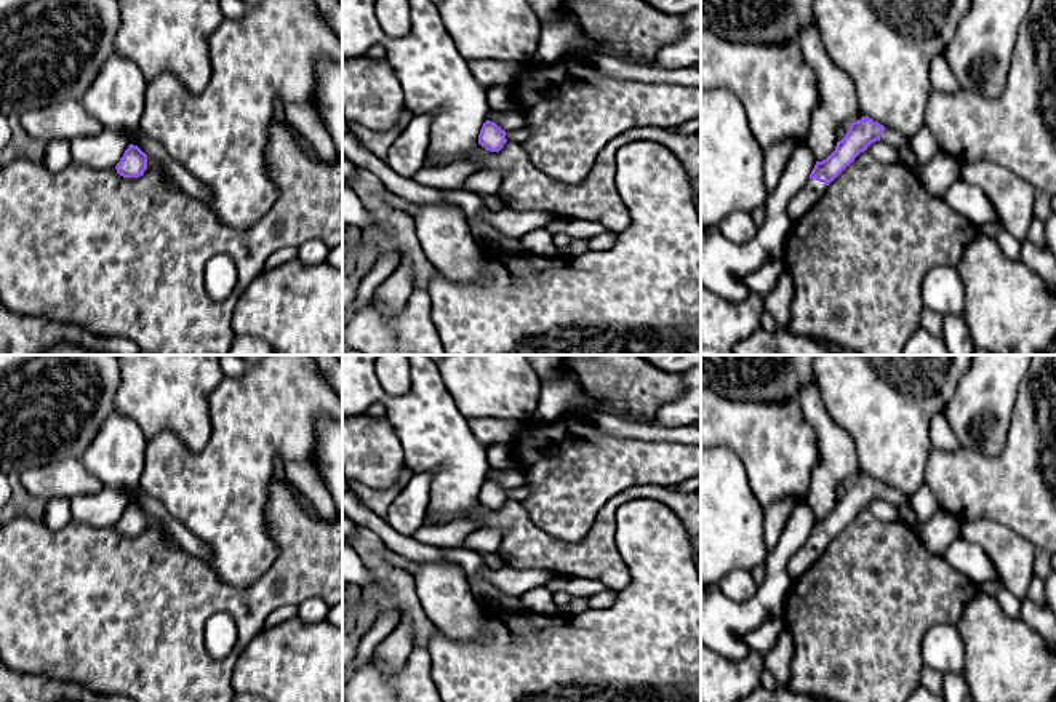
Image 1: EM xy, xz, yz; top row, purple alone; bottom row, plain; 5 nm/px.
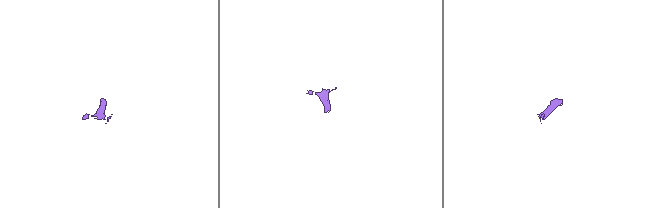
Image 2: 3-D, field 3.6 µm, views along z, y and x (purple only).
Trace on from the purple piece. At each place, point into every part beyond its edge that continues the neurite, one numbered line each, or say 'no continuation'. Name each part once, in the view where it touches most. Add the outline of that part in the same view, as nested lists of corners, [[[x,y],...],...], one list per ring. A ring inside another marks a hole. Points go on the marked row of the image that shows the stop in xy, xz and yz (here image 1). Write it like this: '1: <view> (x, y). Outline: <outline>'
1: yz (893, 138). Outline: [[[885,128],[880,136],[880,141],[891,146],[894,150],[898,150],[902,146],[907,146],[907,139],[907,136],[901,134],[898,130],[893,128]]]
2: yz (812, 191). Outline: [[[808,179],[806,184],[795,193],[787,206],[787,216],[792,224],[797,224],[810,208],[821,198],[827,185],[816,179]]]

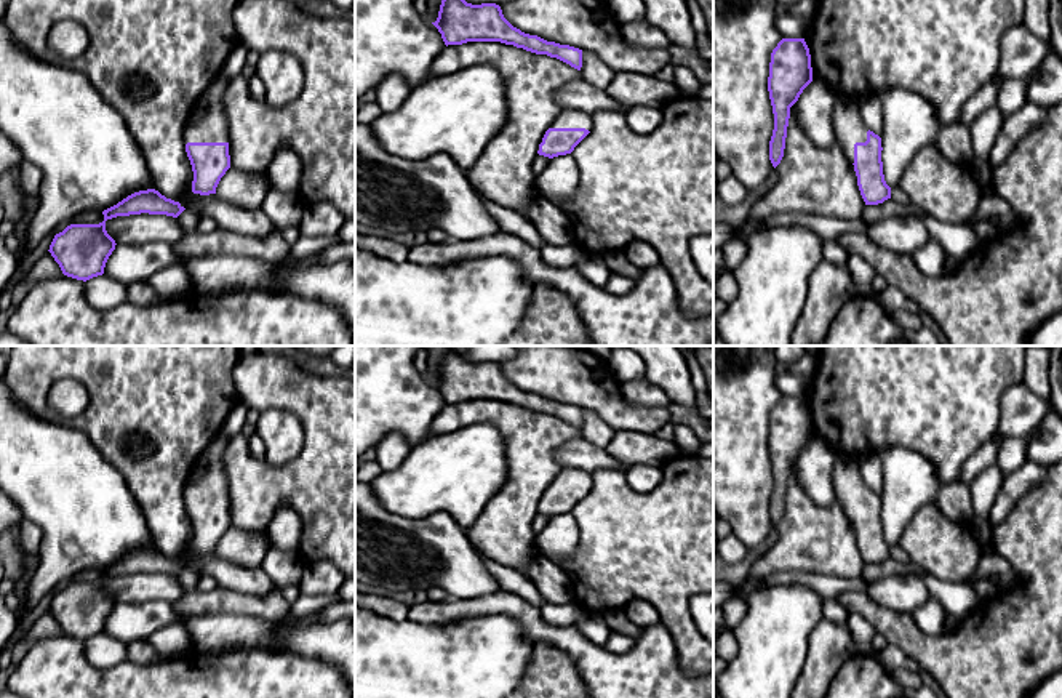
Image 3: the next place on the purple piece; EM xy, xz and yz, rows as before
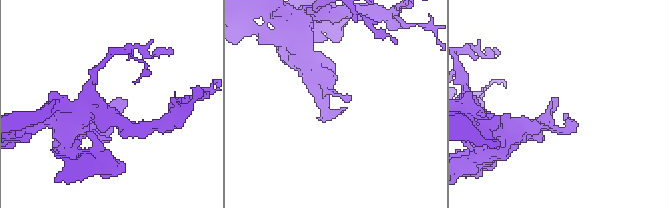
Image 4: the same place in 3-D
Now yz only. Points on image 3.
1: yz (850, 128). Outline: [[[838,96],[832,122],[835,139],[843,146],[851,163],[854,163],[854,144],[865,142],[868,131],[860,117],[859,101]]]

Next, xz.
1: xz (568, 117). Outline: [[[563,109],[560,115],[553,120],[550,128],[585,128],[592,131],[593,115],[576,109]]]

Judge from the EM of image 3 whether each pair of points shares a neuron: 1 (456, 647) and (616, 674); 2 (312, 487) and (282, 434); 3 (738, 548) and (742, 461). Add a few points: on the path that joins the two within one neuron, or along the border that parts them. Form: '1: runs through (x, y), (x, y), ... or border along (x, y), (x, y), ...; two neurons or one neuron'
1: border along (507, 615), (517, 621), (522, 634), (533, 644); two neurons
2: border along (299, 420), (303, 449), (282, 465), (267, 465); two neurons
3: border along (731, 532), (749, 549); two neurons

